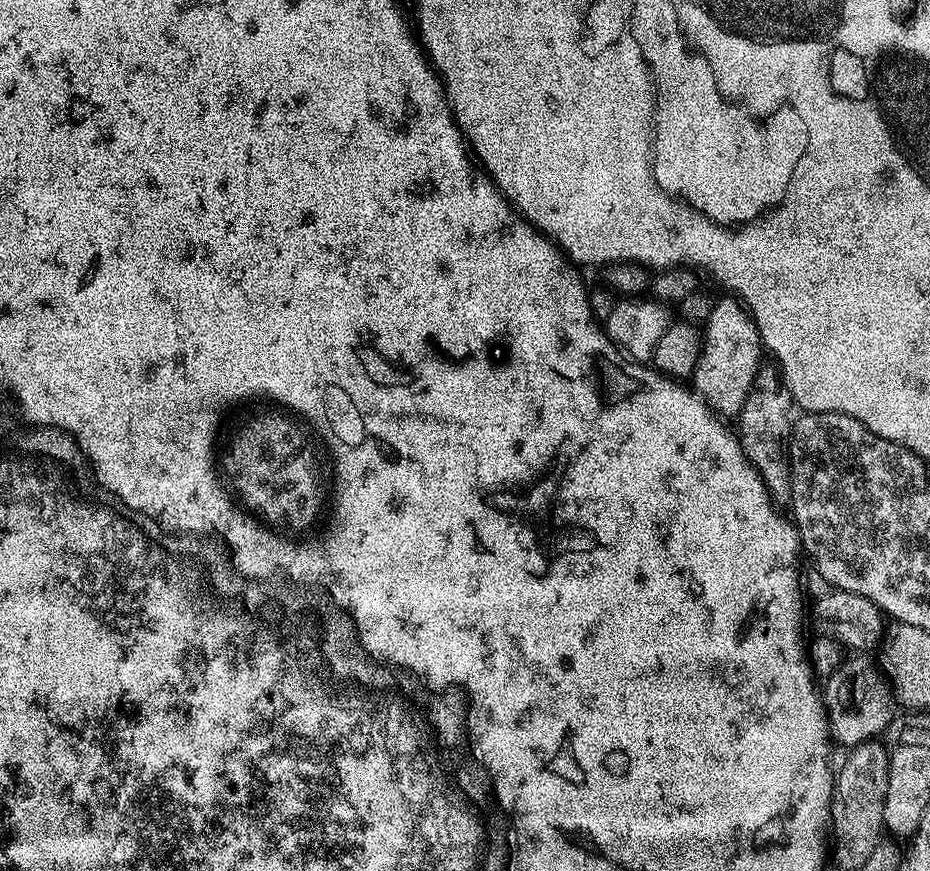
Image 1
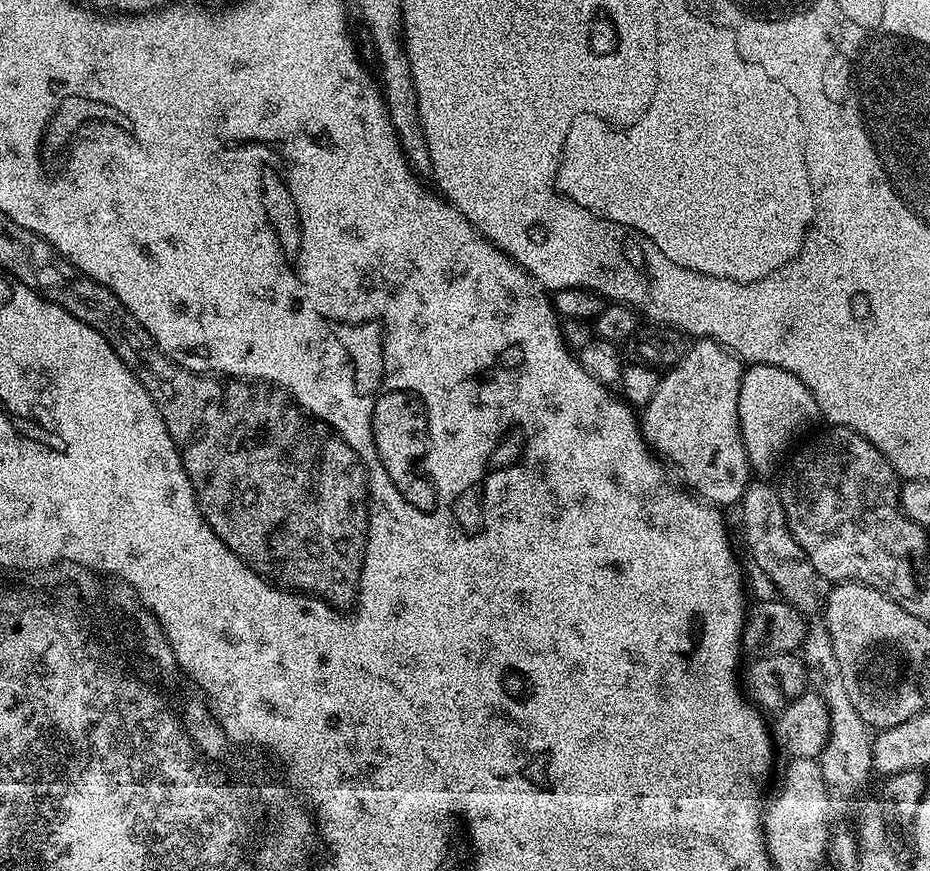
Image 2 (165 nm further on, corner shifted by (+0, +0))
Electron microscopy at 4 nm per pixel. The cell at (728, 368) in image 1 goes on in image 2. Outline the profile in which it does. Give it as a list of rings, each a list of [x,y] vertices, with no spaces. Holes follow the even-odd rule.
[[[701,337],[689,343],[688,353],[661,375],[658,390],[642,408],[644,441],[684,475],[683,483],[705,504],[739,505],[750,483],[738,410],[744,370],[736,353],[720,341]]]

